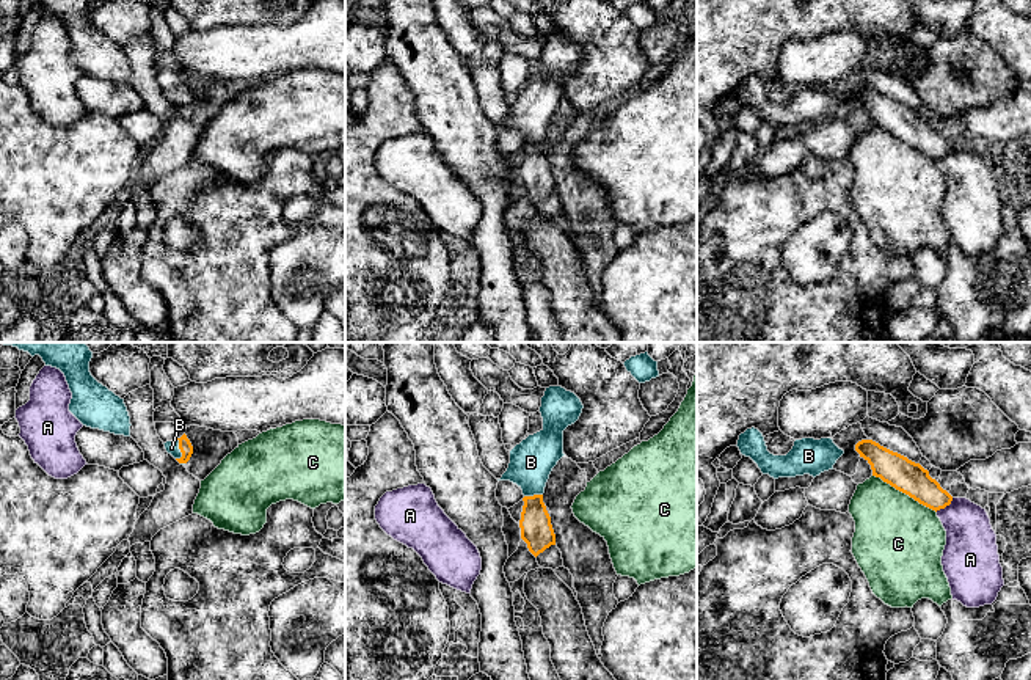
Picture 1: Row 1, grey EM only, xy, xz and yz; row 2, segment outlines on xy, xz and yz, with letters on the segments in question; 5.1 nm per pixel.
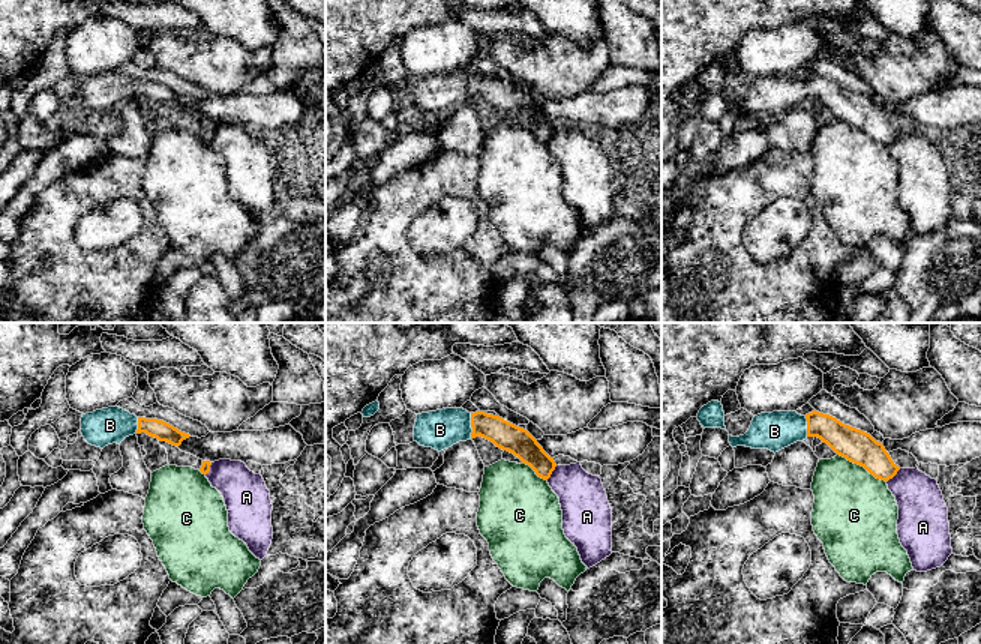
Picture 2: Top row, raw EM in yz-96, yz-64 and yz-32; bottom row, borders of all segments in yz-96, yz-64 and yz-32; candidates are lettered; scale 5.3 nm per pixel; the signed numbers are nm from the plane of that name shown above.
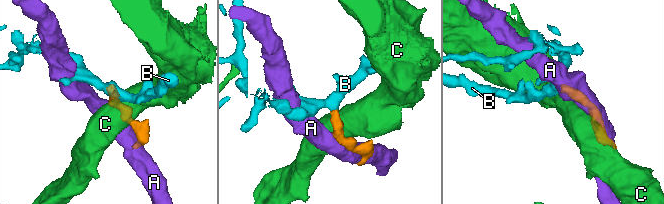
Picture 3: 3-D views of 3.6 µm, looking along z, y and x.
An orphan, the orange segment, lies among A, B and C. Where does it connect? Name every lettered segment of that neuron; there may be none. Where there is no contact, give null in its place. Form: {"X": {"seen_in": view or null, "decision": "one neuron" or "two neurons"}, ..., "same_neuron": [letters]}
{"A": {"seen_in": "yz", "decision": "two neurons"}, "B": {"seen_in": "xy", "decision": "one neuron"}, "C": {"seen_in": "yz", "decision": "two neurons"}, "same_neuron": ["B"]}

